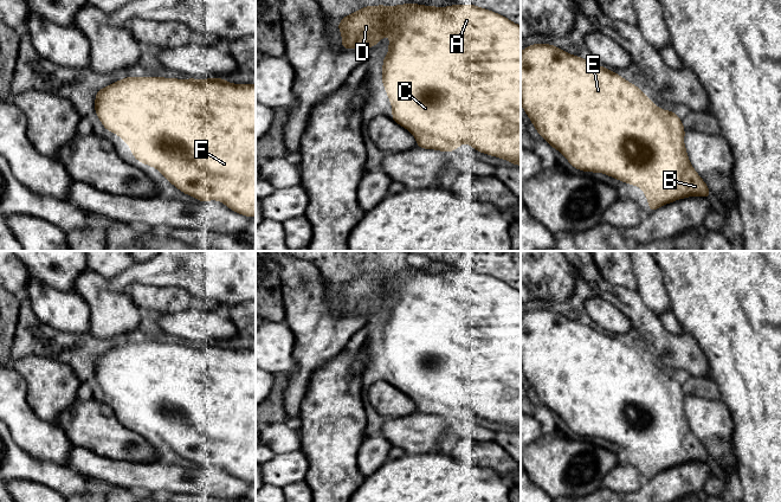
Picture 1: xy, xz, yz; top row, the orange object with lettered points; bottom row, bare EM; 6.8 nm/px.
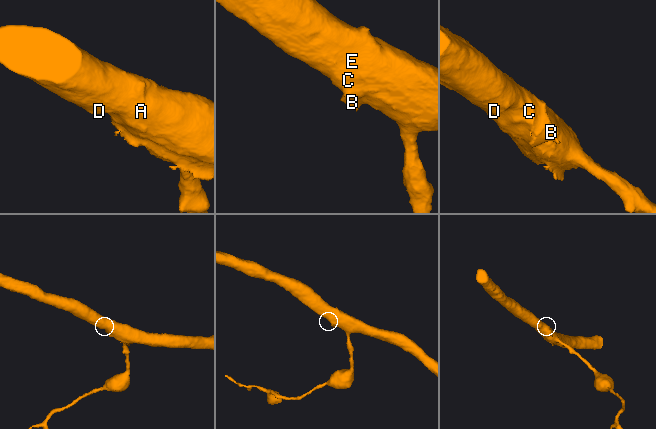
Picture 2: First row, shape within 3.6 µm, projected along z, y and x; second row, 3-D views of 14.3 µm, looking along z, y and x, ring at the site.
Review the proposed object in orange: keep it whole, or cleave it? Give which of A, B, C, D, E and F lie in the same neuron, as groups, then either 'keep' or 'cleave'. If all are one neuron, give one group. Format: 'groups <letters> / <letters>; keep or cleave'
groups A B C D E F; keep

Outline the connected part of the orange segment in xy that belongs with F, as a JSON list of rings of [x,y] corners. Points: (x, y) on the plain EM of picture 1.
[[[125,342],[96,358],[95,376],[106,395],[118,400],[128,408],[137,426],[155,432],[182,458],[196,463],[198,466],[218,465],[239,480],[244,480],[247,483],[256,482],[256,350],[232,349],[224,343]]]

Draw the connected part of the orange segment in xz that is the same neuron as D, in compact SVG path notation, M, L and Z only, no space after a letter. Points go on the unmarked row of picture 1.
M405 269L398 271L367 271L344 282L337 294L341 296L343 314L373 313L382 303L390 301L388 318L383 323L382 348L392 369L392 385L406 393L415 404L417 412L450 418L458 414L462 408L467 408L476 416L508 425L521 431L521 291L499 278L480 273L476 270L451 270L448 272L424 271Z

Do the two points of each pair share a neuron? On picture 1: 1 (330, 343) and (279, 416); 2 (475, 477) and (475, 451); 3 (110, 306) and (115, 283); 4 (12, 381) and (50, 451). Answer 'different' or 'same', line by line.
1: different
2: different
3: different
4: same

